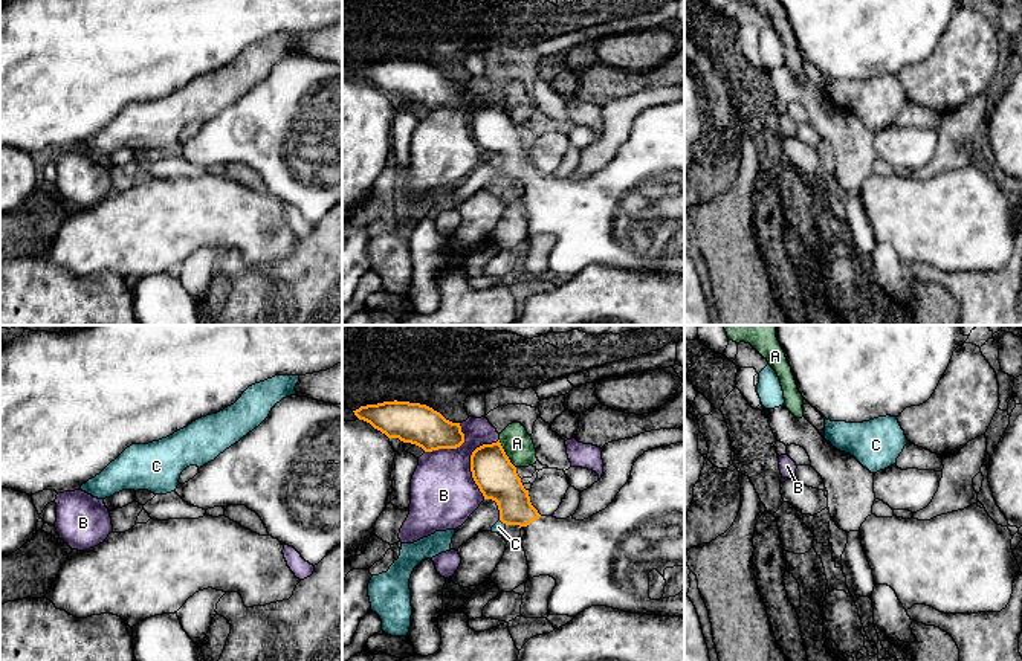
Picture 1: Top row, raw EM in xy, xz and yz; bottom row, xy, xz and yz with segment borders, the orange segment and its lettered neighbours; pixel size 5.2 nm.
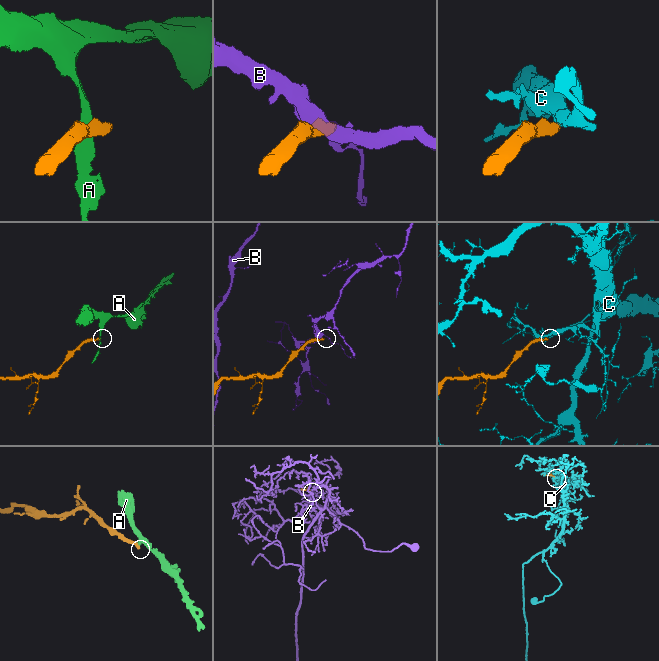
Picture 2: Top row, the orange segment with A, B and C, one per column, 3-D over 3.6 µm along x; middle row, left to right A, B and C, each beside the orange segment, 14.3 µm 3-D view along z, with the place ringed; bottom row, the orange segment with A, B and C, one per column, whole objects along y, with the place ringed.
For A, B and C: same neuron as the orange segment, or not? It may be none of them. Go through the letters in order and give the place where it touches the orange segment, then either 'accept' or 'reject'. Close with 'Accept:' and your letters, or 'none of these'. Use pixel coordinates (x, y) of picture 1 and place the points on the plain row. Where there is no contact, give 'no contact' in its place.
A: contact xz (504, 112); reject
B: contact xz (471, 121); reject
C: contact xz (503, 180); reject
Accept: none of these

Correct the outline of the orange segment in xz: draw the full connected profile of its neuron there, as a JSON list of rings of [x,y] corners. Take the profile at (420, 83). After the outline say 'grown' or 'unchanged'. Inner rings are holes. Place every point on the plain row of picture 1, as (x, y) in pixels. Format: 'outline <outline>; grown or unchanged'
outline [[[383,60],[353,69],[388,96],[399,96],[425,110],[457,107],[464,101],[460,81],[446,78],[440,70],[420,61]]]; unchanged

